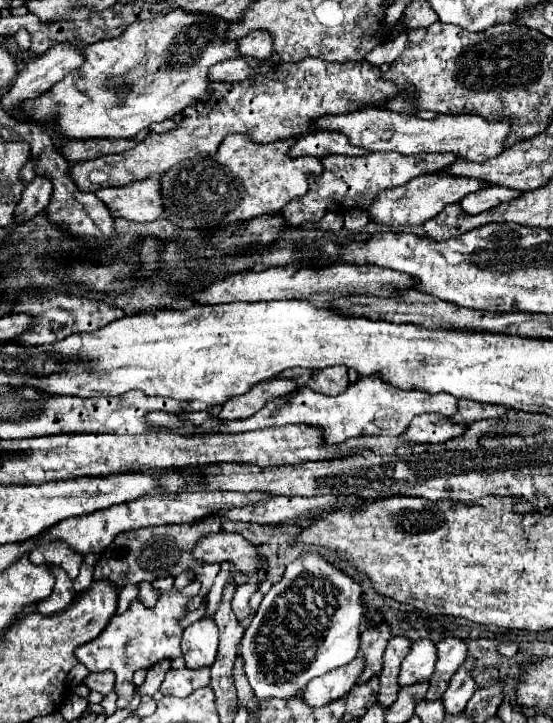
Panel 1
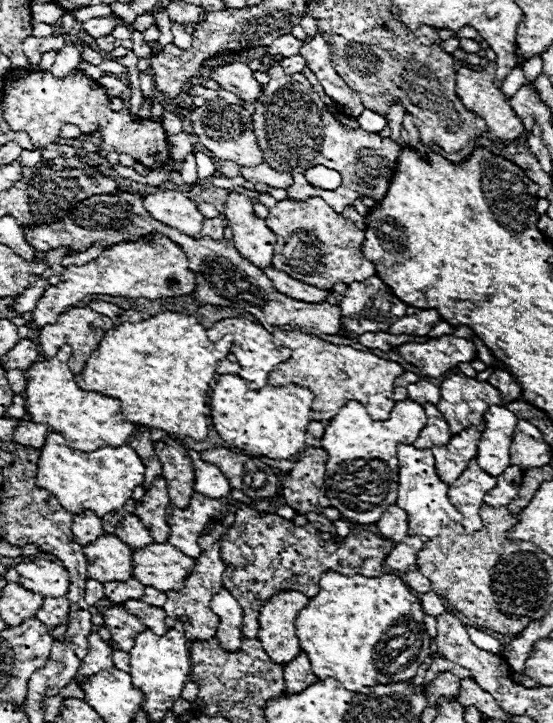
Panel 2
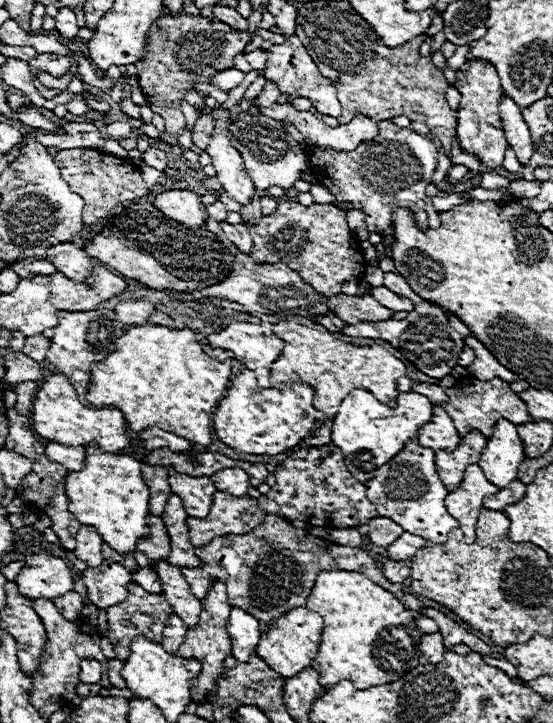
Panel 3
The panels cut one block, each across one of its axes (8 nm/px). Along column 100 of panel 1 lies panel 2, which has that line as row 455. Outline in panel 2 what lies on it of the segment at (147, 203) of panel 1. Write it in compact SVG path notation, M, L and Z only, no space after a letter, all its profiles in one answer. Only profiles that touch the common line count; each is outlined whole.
M188 450L188 454L190 454L192 464L194 464L194 468L196 468L196 480L194 480L196 492L198 492L198 494L204 494L204 496L208 496L208 498L214 498L214 500L228 496L230 490L232 490L232 486L228 484L228 480L226 480L224 474L220 472L220 468L216 468L216 466L204 462L198 452Z

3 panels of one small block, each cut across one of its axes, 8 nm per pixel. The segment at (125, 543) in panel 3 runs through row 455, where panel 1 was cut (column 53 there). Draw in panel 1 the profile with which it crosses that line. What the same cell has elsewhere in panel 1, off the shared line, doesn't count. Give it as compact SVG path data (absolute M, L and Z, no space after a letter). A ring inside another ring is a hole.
M174 8L156 20L134 22L122 36L88 46L82 68L70 72L38 100L22 104L20 114L40 122L50 120L68 138L132 138L142 128L174 118L186 106L210 96L210 66L240 56L238 40L226 38L228 28L230 22L220 16L192 14L184 8ZM124 84L130 84L132 90L124 106L118 106L116 94L106 86Z

